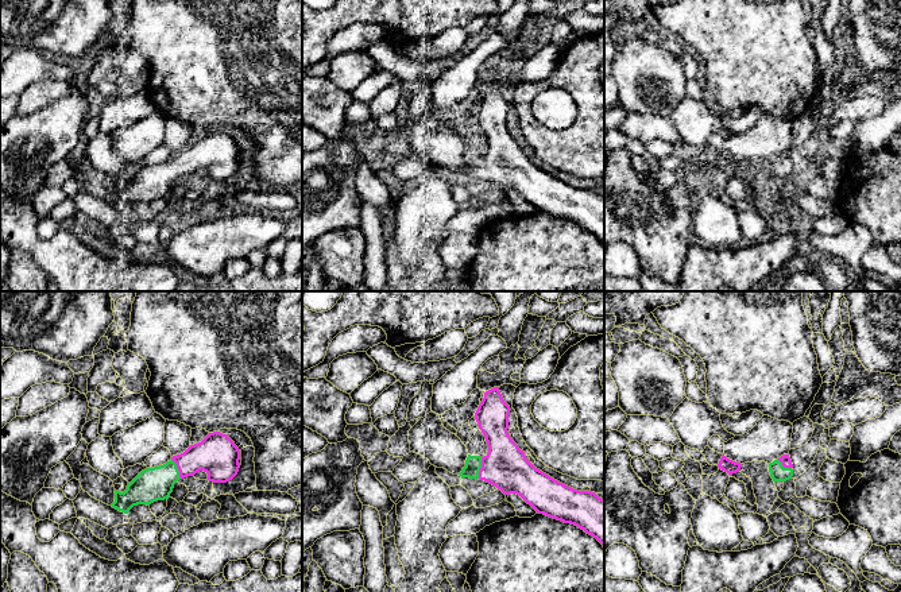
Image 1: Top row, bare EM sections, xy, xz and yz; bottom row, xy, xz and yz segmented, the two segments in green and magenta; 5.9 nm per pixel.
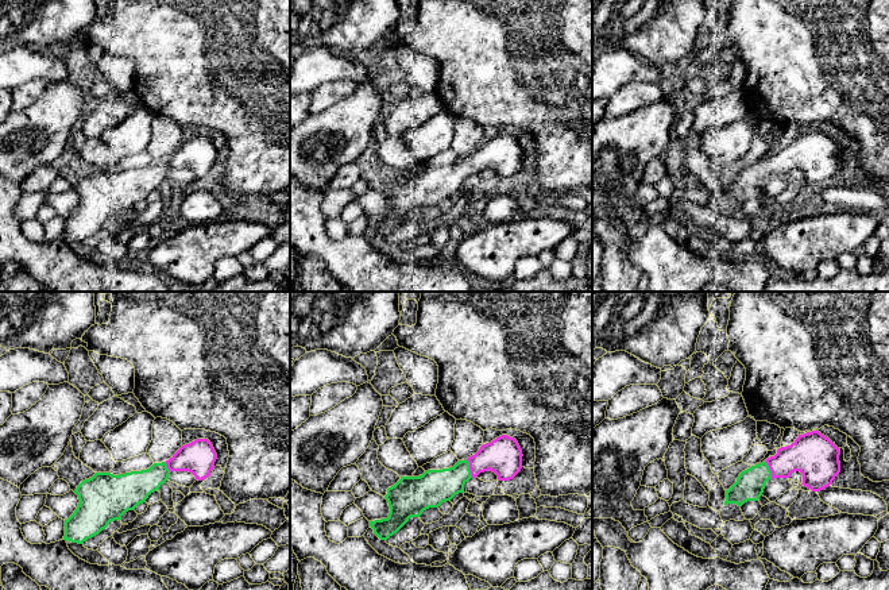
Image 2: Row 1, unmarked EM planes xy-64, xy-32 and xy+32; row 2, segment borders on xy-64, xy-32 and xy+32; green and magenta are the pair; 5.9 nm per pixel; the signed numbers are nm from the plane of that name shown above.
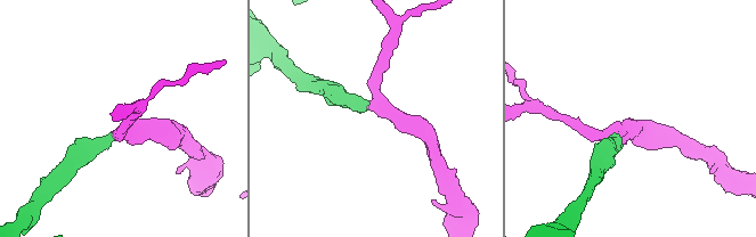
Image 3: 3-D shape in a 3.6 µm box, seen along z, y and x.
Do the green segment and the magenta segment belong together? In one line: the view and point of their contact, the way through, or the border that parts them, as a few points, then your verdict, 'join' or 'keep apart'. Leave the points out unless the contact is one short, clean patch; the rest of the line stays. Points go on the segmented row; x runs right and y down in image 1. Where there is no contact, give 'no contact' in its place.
meets green in xz at (479, 468); runs through xz (474, 463), (479, 468), (506, 467); join

